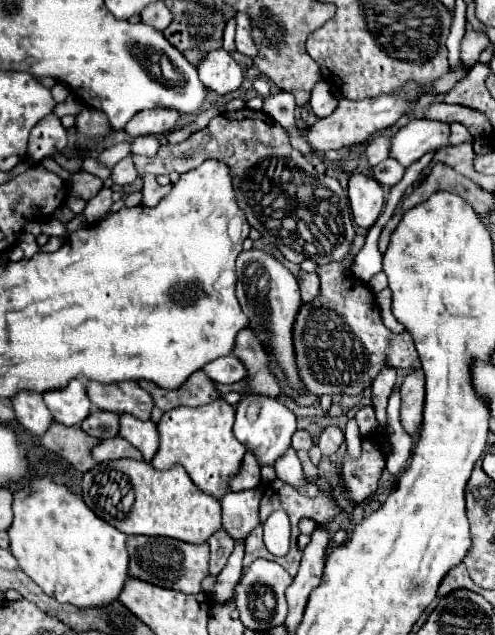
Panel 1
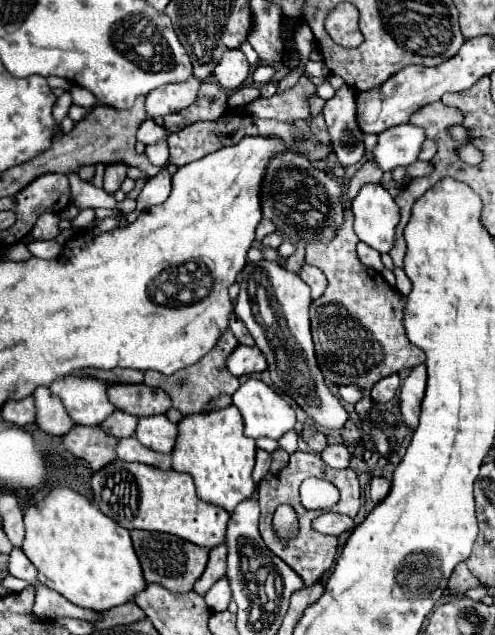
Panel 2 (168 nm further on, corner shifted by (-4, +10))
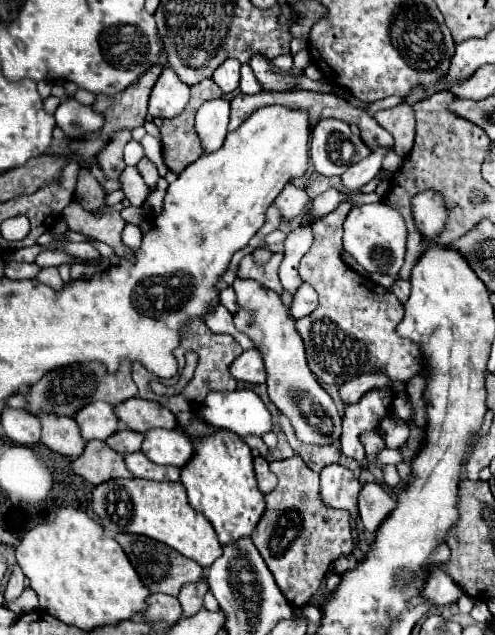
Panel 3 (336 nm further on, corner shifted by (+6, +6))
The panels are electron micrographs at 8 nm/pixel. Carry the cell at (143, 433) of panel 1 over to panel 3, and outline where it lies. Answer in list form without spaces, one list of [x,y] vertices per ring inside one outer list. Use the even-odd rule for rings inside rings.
[[[151,429],[145,433],[143,449],[141,449],[153,463],[159,465],[175,465],[183,467],[193,457],[191,439],[179,429]]]

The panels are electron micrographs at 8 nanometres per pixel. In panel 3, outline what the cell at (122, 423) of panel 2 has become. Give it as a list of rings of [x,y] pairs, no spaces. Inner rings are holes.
[[[123,429],[119,433],[115,433],[113,437],[107,439],[107,445],[111,449],[115,449],[117,453],[137,453],[141,451],[141,441],[143,441],[143,435],[141,433],[135,433],[135,431],[129,431],[129,429]]]

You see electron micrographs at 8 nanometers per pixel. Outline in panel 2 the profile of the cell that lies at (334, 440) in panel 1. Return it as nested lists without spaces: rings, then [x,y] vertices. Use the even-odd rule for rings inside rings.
[[[329,443],[327,449],[321,453],[321,459],[329,467],[339,467],[339,469],[349,465],[349,457],[351,457],[351,453],[347,451],[347,447],[343,443]]]

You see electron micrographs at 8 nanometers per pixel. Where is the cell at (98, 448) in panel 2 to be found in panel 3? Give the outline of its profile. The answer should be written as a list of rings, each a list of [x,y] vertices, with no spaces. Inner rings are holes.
[[[89,441],[85,453],[73,459],[73,471],[91,485],[101,485],[109,479],[133,479],[125,467],[123,455],[109,449],[103,441]]]

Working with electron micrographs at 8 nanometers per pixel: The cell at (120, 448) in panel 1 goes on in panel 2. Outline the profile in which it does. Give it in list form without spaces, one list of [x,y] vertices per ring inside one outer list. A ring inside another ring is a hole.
[[[135,437],[119,439],[119,443],[115,445],[115,453],[119,459],[125,459],[125,461],[139,461],[139,463],[153,465],[159,469],[171,469],[171,457],[169,455],[147,449]]]

